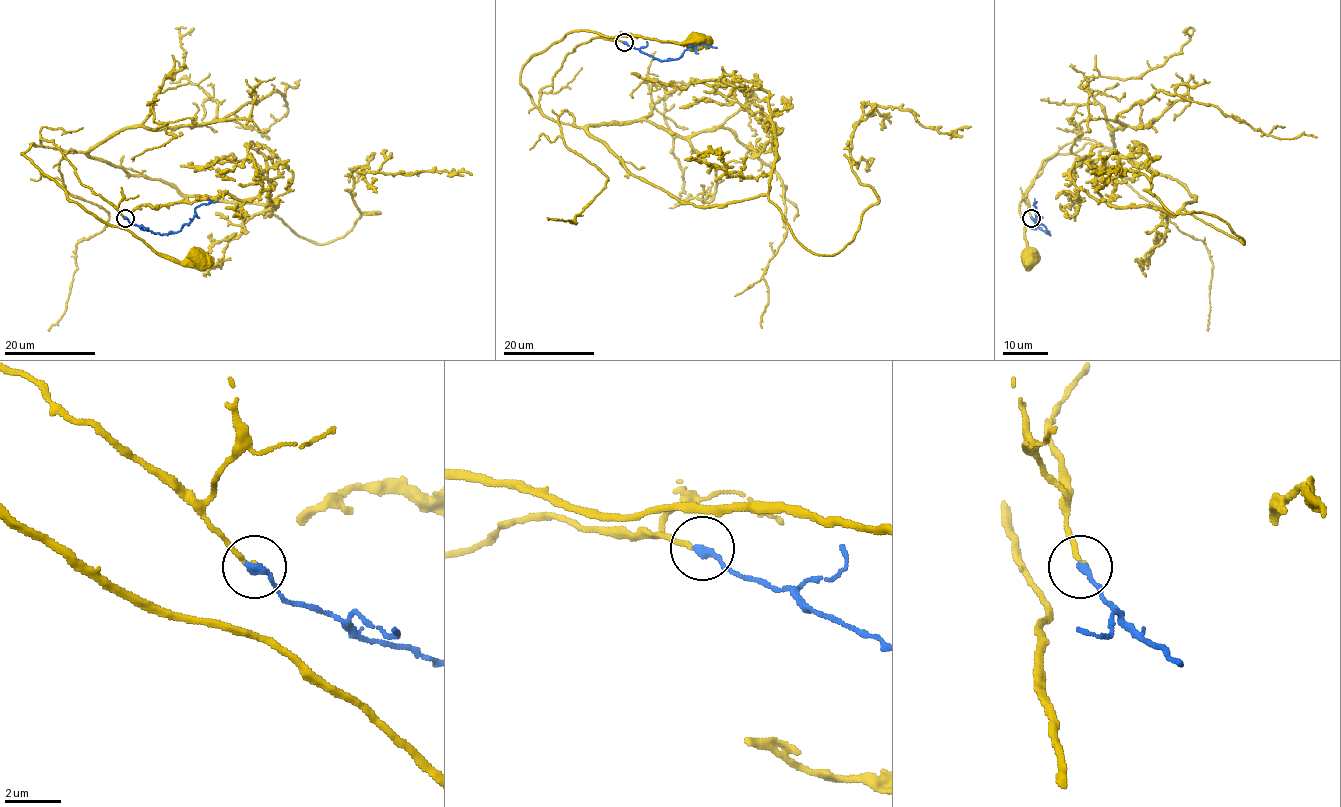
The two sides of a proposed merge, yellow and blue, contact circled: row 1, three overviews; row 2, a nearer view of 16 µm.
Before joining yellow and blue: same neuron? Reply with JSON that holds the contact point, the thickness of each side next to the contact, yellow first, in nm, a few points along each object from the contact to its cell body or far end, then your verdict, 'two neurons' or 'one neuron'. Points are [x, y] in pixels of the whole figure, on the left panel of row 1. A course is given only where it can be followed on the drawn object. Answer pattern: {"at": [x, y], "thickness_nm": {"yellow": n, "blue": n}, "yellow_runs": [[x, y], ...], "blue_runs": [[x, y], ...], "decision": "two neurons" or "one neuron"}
{"at": [125, 218], "thickness_nm": {"yellow": 140, "blue": 280}, "yellow_runs": [[125, 217], [80, 182], [54, 143], [41, 138], [21, 153], [70, 200], [159, 253], [192, 262], [199, 255]], "blue_runs": [[125, 218], [153, 233], [168, 234], [190, 221], [199, 205], [217, 201]], "decision": "one neuron"}

